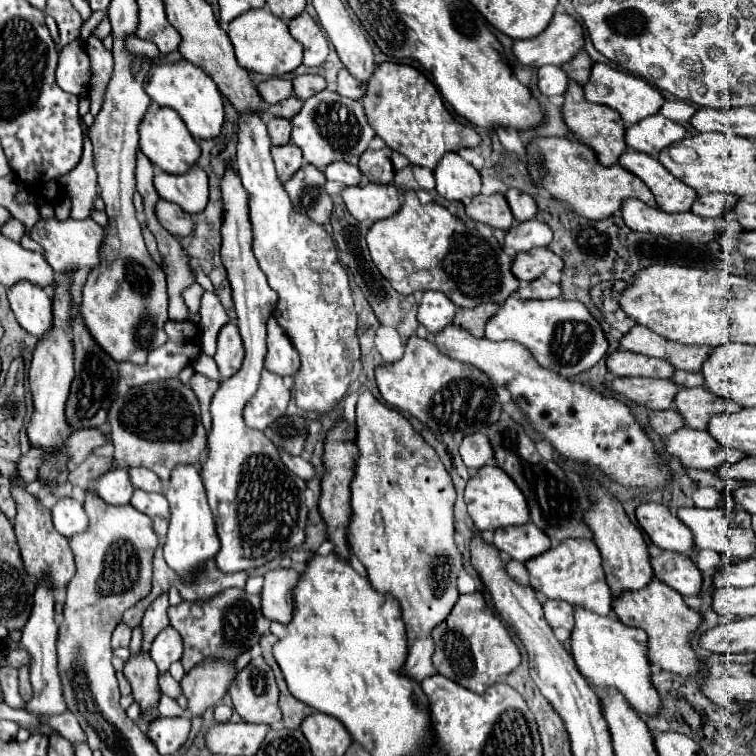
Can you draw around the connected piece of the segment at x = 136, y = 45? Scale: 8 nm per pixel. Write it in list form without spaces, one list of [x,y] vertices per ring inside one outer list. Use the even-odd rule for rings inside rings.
[[[131,35],[125,39],[125,46],[128,51],[138,55],[146,55],[147,57],[161,57],[161,53],[159,53],[159,49],[157,49],[157,45],[153,45],[153,43],[149,43],[149,41],[143,41],[143,39],[139,39],[135,35]]]

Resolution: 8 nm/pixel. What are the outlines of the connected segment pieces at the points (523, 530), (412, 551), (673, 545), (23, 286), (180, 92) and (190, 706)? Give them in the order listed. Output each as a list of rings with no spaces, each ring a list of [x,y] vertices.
[[[531,521],[525,525],[513,525],[513,527],[501,527],[495,531],[493,545],[507,553],[511,559],[525,563],[529,557],[535,557],[537,553],[545,553],[545,549],[551,547],[551,541],[541,529],[537,529]]]
[[[363,391],[359,393],[359,401],[357,401],[357,413],[355,413],[355,425],[357,425],[357,449],[359,449],[359,457],[355,461],[355,477],[351,481],[351,523],[349,523],[349,533],[347,533],[347,539],[349,539],[349,545],[353,549],[353,553],[359,557],[359,561],[365,565],[367,569],[367,575],[369,575],[369,581],[375,585],[375,589],[379,591],[389,591],[393,593],[401,607],[403,607],[403,621],[405,621],[405,629],[407,629],[407,659],[401,667],[401,673],[405,673],[405,677],[409,679],[415,679],[417,683],[421,683],[425,677],[431,677],[431,675],[437,675],[437,669],[433,667],[433,651],[435,651],[435,643],[433,643],[433,637],[431,637],[431,631],[433,627],[437,627],[437,623],[445,621],[445,617],[451,613],[457,597],[459,597],[459,591],[457,591],[457,573],[461,571],[463,567],[463,561],[461,561],[461,553],[457,551],[457,545],[453,541],[453,503],[455,503],[455,489],[453,489],[453,483],[451,483],[451,477],[449,473],[445,471],[443,463],[439,461],[437,453],[423,441],[421,435],[417,435],[411,427],[411,423],[395,409],[379,403],[369,391]]]
[[[641,503],[635,515],[641,529],[659,549],[687,553],[693,547],[691,531],[675,515],[671,515],[665,505]]]
[[[19,281],[7,289],[7,297],[15,319],[23,325],[25,331],[35,337],[43,337],[45,331],[49,331],[53,321],[51,299],[39,285],[33,285],[31,281]]]
[[[189,61],[177,63],[159,63],[149,69],[149,77],[145,81],[145,93],[151,97],[153,103],[161,107],[175,109],[181,119],[185,121],[189,133],[197,139],[213,139],[219,135],[223,125],[223,101],[217,85],[209,79],[201,67]]]
[[[205,661],[205,665],[191,669],[181,681],[181,691],[187,697],[187,711],[191,717],[199,717],[213,707],[225,695],[235,675],[233,661]]]

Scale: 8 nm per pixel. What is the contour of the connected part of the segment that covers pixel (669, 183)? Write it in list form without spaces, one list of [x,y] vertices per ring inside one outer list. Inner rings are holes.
[[[627,149],[619,155],[617,163],[629,173],[637,175],[643,183],[647,183],[647,187],[655,195],[657,207],[663,209],[665,213],[677,213],[677,211],[691,209],[697,197],[695,189],[691,189],[683,181],[677,181],[677,177],[673,177],[667,169],[663,169],[659,161],[653,159],[651,155]]]

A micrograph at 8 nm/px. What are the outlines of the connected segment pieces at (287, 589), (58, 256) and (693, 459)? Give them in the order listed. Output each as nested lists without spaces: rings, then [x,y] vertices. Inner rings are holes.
[[[273,569],[265,575],[265,585],[261,591],[261,611],[269,621],[287,625],[293,617],[291,591],[299,581],[295,569]]]
[[[57,217],[51,219],[39,219],[33,229],[25,231],[33,241],[37,241],[45,249],[45,261],[51,265],[55,273],[67,273],[67,271],[79,271],[79,269],[91,269],[91,265],[97,265],[99,261],[99,247],[103,237],[103,227],[99,227],[91,217],[87,219],[65,219],[59,221]]]
[[[681,427],[665,439],[665,451],[681,461],[687,469],[717,469],[723,463],[735,463],[745,455],[741,451],[727,451],[717,445],[707,431]]]

